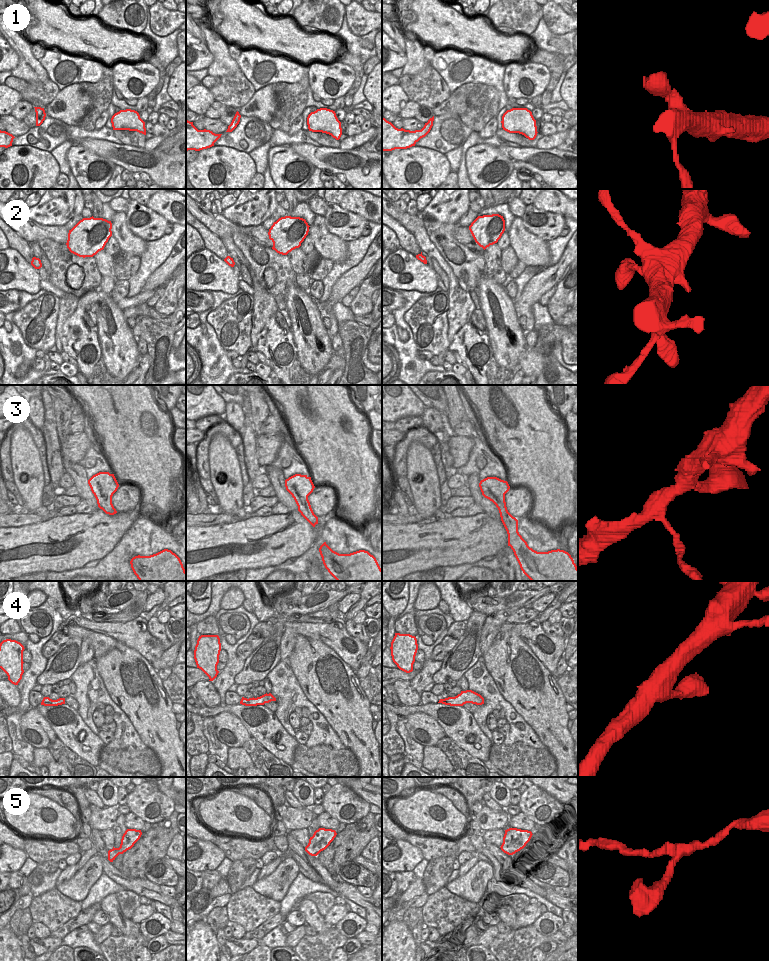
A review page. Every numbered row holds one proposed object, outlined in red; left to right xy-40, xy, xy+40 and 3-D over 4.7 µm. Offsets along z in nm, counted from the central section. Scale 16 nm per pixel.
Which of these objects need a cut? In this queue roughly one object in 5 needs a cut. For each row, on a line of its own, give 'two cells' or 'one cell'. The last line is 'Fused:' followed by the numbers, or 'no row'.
1: one cell
2: one cell
3: one cell
4: one cell
5: one cell
Fused: no row

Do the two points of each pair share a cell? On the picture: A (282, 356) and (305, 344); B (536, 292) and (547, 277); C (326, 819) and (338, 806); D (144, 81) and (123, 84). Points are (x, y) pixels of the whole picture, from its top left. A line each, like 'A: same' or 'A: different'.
A: different
B: same
C: different
D: same

